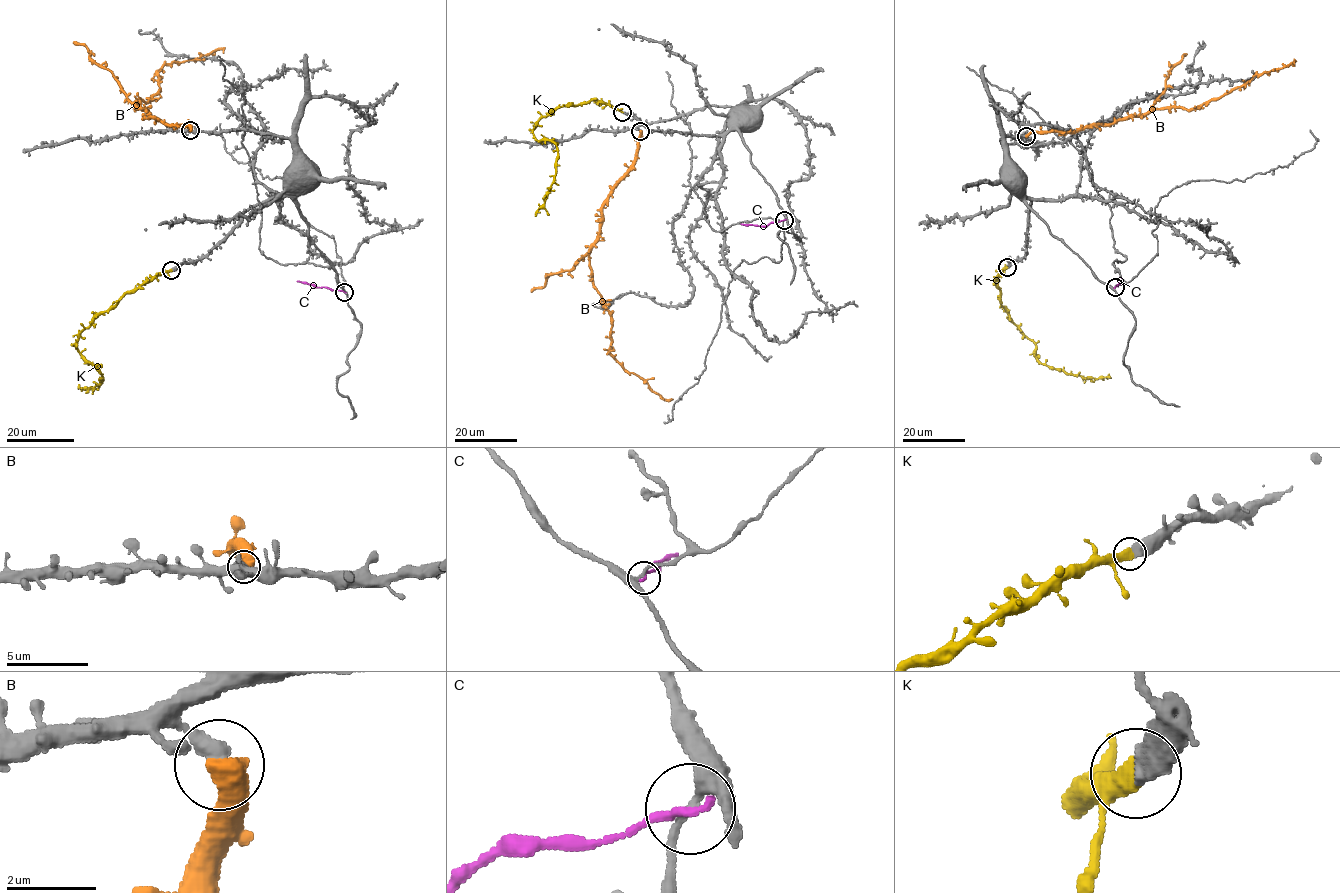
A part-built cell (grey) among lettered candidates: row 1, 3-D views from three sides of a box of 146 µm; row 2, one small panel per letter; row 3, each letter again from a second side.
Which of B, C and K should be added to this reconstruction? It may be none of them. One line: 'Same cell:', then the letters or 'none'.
Same cell: K

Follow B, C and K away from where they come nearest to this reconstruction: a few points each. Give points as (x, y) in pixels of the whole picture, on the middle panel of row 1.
B: (640, 131), (636, 162), (602, 208), (589, 267), (593, 286), (610, 314), (610, 353), (670, 399)
C: (784, 219), (766, 226), (740, 223)
K: (622, 112), (592, 100), (557, 107), (539, 120), (533, 135), (556, 146), (556, 171), (535, 215)

